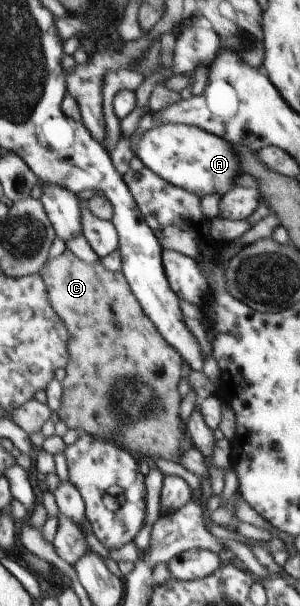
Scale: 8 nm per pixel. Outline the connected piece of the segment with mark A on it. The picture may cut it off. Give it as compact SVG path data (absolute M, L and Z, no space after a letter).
M164 123L161 126L154 127L147 131L139 140L136 154L146 167L154 170L163 178L169 179L169 182L199 194L201 198L213 194L219 194L221 197L231 192L237 186L237 178L243 175L240 154L236 148L228 142L204 128L187 123Z

